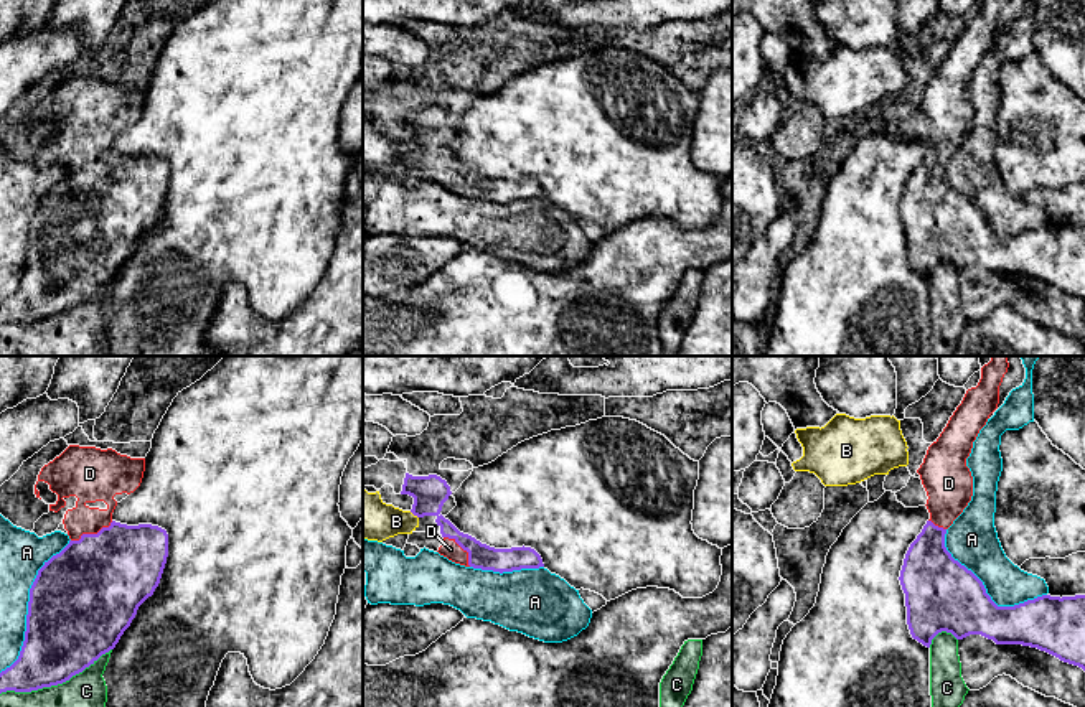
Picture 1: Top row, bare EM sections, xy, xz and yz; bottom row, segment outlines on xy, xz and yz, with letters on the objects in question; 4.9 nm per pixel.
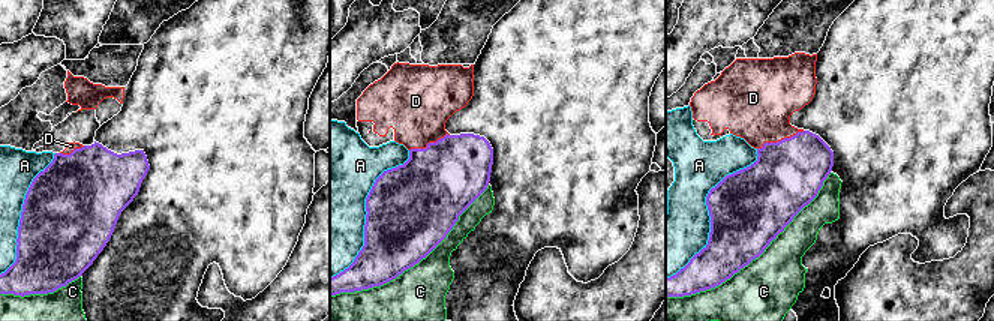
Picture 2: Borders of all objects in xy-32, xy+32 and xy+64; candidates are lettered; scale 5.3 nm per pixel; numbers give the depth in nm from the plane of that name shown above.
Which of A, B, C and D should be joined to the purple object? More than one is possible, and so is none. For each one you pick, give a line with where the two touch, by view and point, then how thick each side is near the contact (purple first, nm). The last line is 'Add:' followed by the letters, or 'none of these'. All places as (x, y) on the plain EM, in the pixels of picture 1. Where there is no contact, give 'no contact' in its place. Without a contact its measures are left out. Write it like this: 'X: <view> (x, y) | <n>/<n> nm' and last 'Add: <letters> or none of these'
D: xy (91, 165) | 480/190 nm
Add: D

